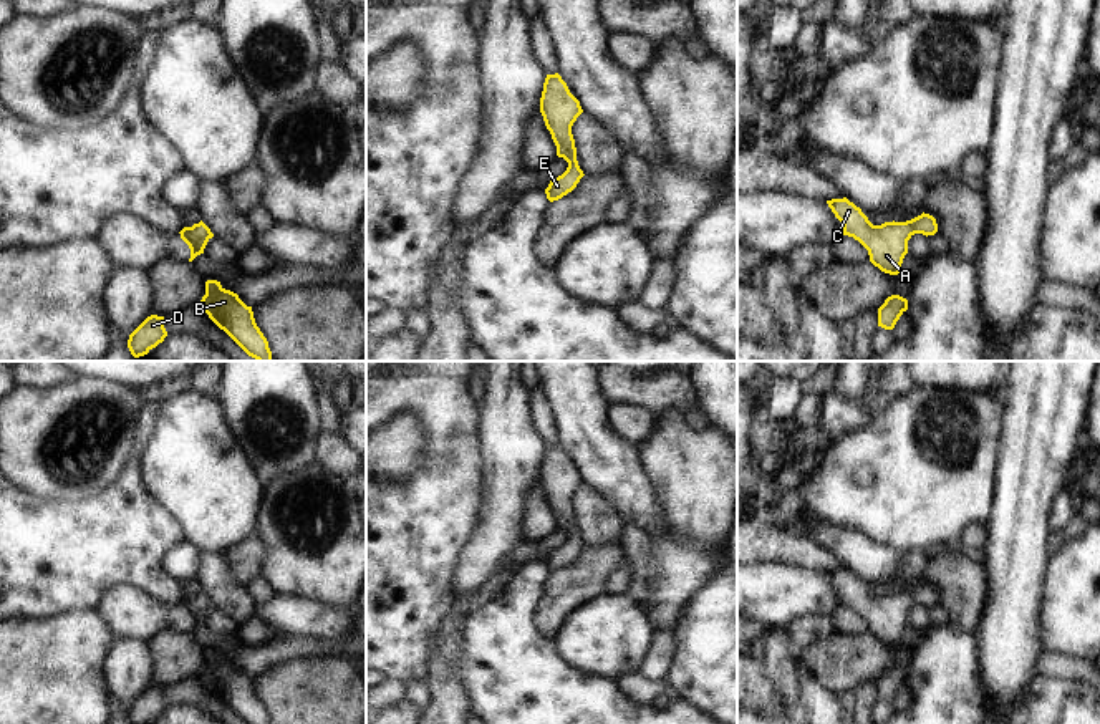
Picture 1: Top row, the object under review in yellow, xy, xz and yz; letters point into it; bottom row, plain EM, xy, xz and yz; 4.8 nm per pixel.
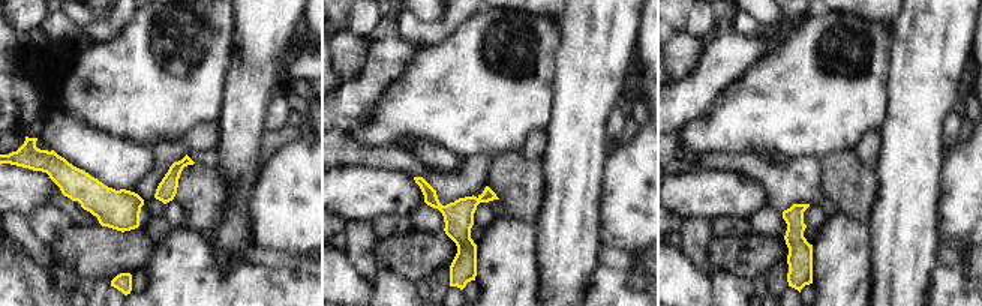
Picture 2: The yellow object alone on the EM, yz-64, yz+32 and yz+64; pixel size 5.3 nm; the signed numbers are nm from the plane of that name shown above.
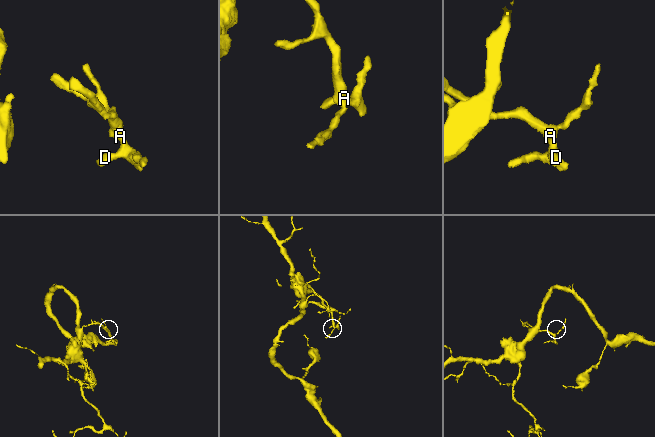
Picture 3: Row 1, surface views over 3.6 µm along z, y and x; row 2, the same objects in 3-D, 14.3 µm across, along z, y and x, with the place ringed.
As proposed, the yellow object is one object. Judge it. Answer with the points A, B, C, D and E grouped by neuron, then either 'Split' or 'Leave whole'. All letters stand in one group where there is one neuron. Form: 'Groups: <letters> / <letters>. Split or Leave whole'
Groups: A B C D E. Leave whole

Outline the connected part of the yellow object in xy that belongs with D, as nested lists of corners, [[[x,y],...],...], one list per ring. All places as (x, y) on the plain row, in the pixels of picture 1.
[[[151,686],[129,706],[128,719],[131,724],[149,724],[166,707],[164,688]]]

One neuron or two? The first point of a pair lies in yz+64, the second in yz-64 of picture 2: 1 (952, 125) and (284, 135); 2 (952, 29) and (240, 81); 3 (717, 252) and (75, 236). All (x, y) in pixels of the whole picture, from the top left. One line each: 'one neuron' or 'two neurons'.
1: two neurons
2: one neuron
3: one neuron

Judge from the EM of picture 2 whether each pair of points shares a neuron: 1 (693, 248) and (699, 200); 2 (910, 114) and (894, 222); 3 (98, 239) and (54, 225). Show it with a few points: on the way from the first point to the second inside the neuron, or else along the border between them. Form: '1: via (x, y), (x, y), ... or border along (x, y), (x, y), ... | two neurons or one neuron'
1: border along (709, 219), (690, 218), (684, 221) | two neurons
2: via (910, 141), (909, 195) | one neuron
3: border along (72, 224), (50, 248) | two neurons

